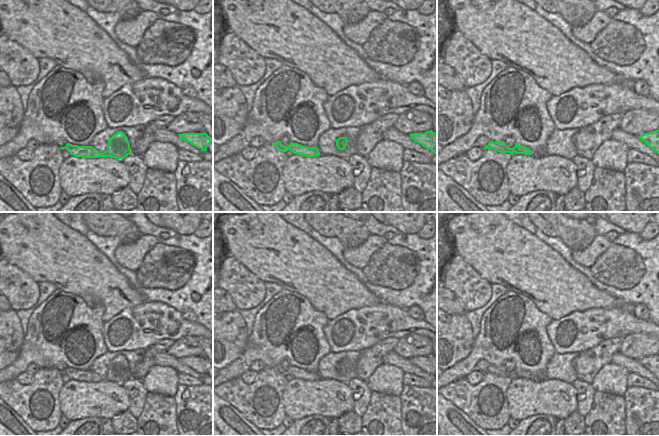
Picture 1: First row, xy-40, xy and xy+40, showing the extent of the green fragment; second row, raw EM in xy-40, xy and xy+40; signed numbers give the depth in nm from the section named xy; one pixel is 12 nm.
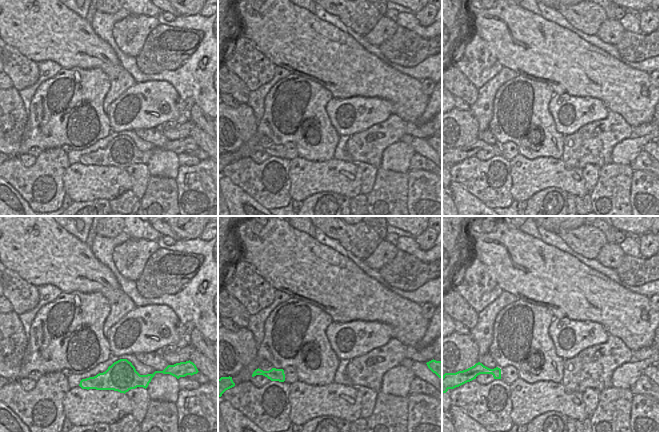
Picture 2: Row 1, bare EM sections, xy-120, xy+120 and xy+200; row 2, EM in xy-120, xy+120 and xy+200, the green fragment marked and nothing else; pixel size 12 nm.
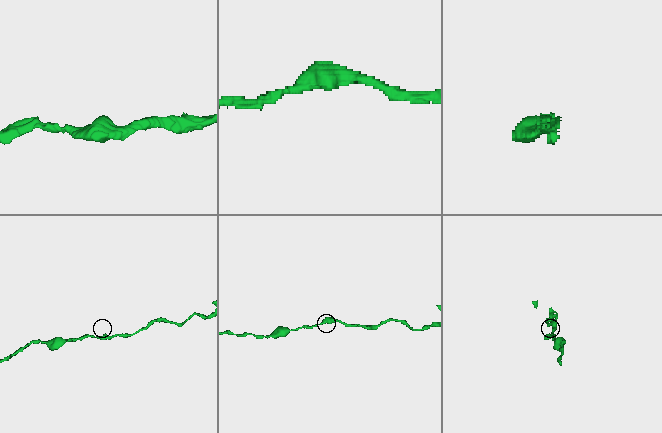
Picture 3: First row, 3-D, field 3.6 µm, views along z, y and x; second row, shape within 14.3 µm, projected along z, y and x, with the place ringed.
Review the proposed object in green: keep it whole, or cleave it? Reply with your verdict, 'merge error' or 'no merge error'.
no merge error

